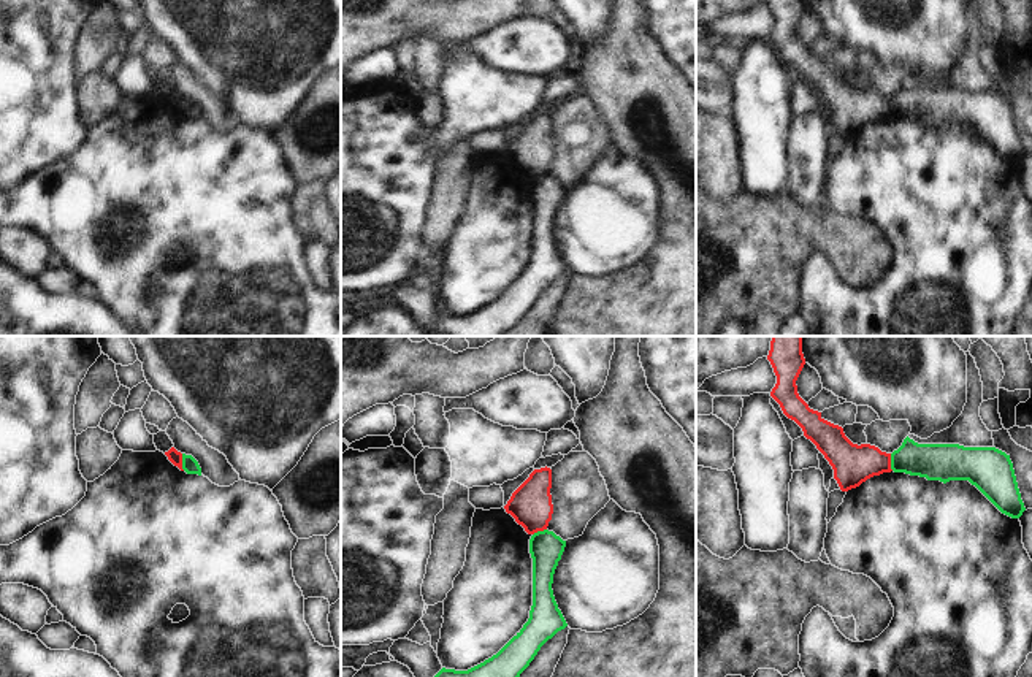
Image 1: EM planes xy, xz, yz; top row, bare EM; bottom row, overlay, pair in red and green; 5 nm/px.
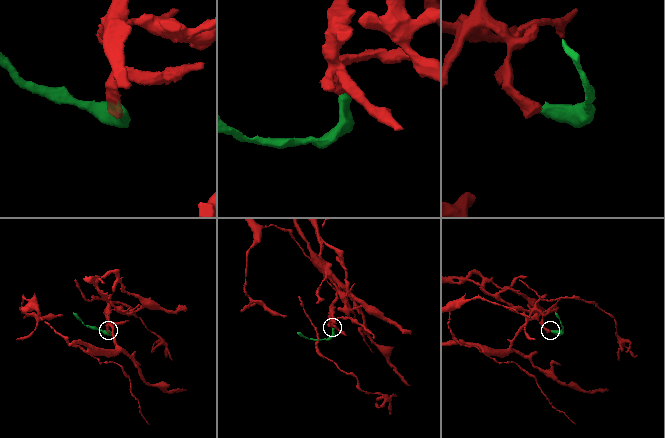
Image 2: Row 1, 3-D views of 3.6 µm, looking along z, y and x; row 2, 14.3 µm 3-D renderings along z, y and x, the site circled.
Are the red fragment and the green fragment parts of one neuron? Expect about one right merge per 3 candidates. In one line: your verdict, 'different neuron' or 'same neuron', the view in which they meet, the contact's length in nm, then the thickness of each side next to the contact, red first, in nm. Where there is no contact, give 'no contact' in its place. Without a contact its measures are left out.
different neuron; contact in xy; length 90 nm; calibres 70 and 80 nm

